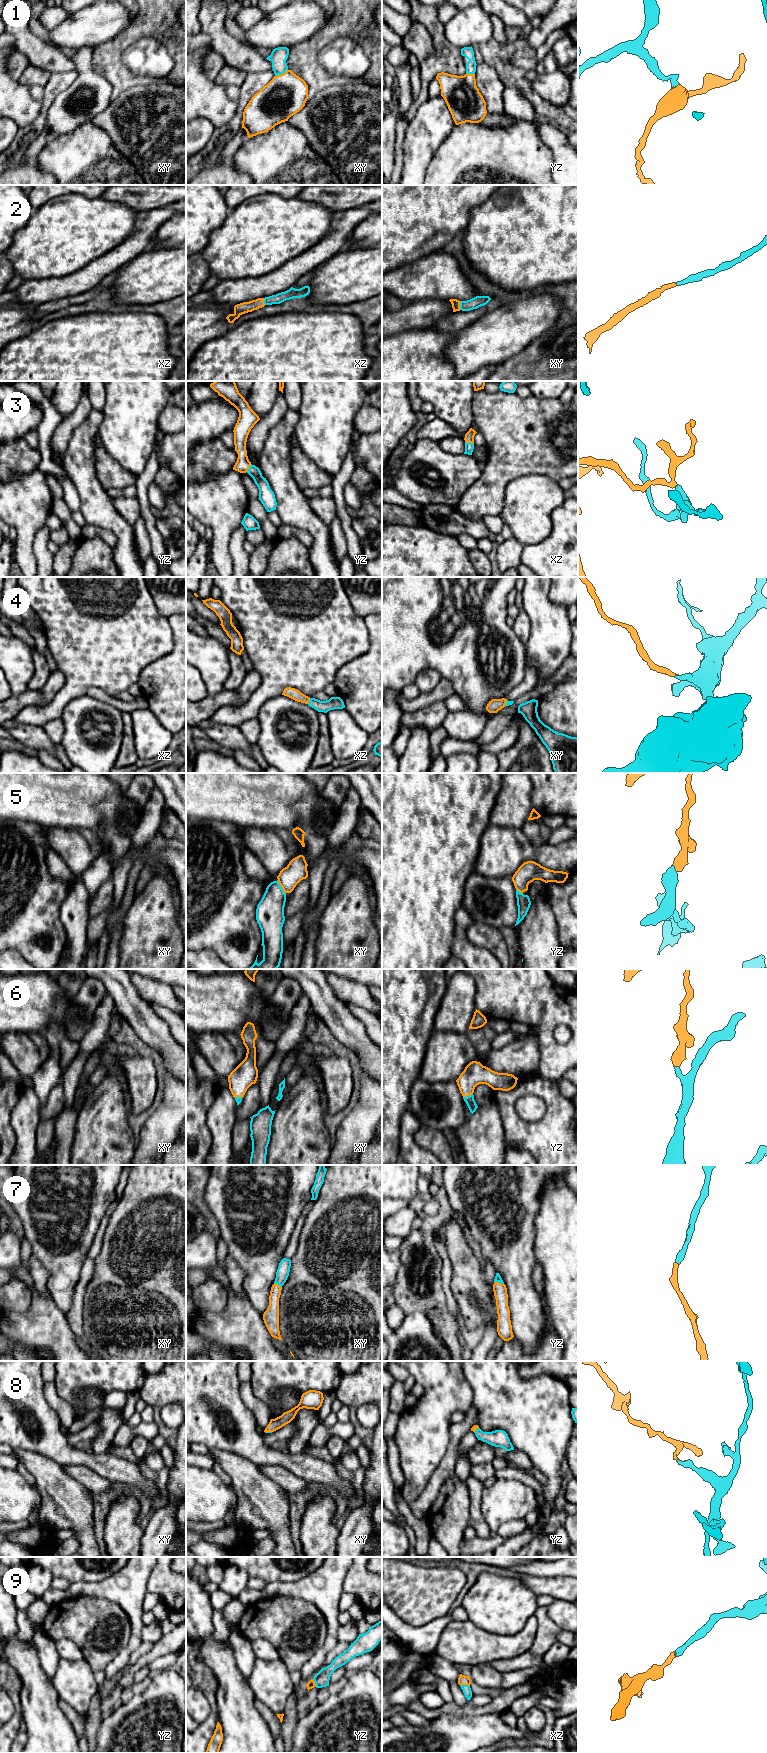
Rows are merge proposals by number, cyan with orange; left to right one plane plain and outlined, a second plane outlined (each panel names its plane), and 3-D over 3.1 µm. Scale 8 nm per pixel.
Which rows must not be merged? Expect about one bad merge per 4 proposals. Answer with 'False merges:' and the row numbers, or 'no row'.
False merges: 5

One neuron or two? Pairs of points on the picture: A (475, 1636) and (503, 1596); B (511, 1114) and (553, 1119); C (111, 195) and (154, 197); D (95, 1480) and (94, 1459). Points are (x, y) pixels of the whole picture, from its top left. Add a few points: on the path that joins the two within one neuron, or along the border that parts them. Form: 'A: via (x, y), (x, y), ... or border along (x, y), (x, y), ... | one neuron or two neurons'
A: border along (468, 1619), (490, 1632), (502, 1634) | two neurons
B: via (521, 1125), (523, 1127), (542, 1127) | one neuron
C: via (122, 195), (143, 196) | one neuron
D: border along (72, 1465), (85, 1465), (110, 1482) | two neurons

